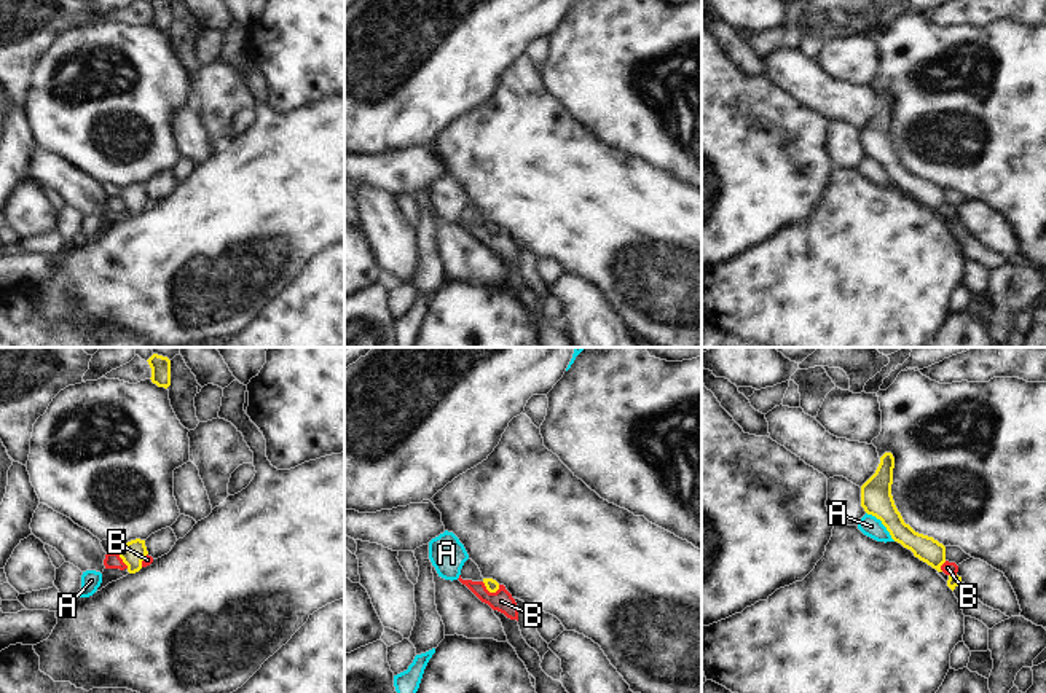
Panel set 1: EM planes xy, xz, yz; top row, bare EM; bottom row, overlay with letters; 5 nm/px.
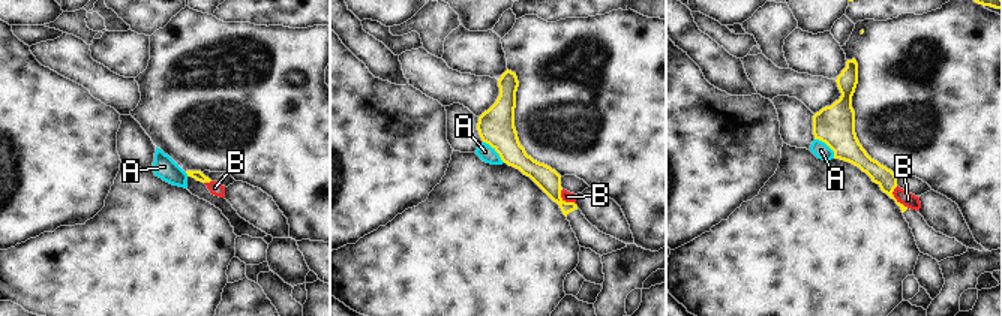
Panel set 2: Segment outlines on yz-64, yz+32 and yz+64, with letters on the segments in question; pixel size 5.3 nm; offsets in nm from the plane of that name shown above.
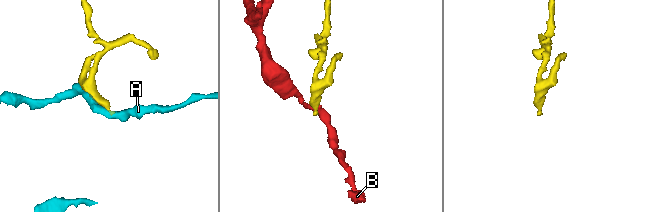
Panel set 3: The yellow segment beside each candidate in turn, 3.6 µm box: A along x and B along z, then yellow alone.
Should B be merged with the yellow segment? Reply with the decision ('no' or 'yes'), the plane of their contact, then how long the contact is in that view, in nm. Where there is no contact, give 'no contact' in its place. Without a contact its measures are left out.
no | xz | 100 nm

